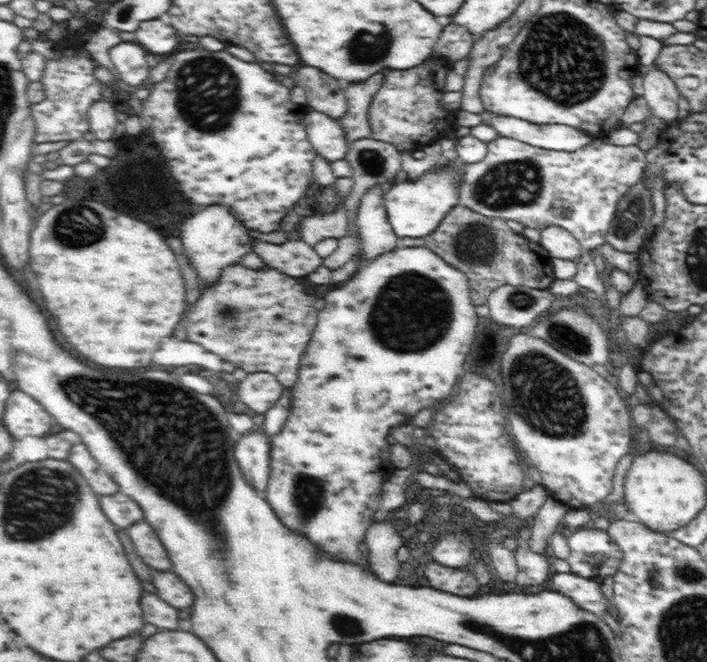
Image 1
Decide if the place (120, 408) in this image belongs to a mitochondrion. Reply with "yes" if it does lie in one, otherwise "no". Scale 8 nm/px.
yes

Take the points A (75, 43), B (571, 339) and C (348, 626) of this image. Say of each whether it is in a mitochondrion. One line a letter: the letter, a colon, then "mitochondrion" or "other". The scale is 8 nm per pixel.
A: other
B: mitochondrion
C: mitochondrion

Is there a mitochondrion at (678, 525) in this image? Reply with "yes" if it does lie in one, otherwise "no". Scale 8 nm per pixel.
no

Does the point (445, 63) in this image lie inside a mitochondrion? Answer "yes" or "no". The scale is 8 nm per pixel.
no

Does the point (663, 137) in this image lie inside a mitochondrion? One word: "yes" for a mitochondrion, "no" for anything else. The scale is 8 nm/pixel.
no

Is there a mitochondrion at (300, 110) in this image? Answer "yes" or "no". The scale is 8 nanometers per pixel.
no

